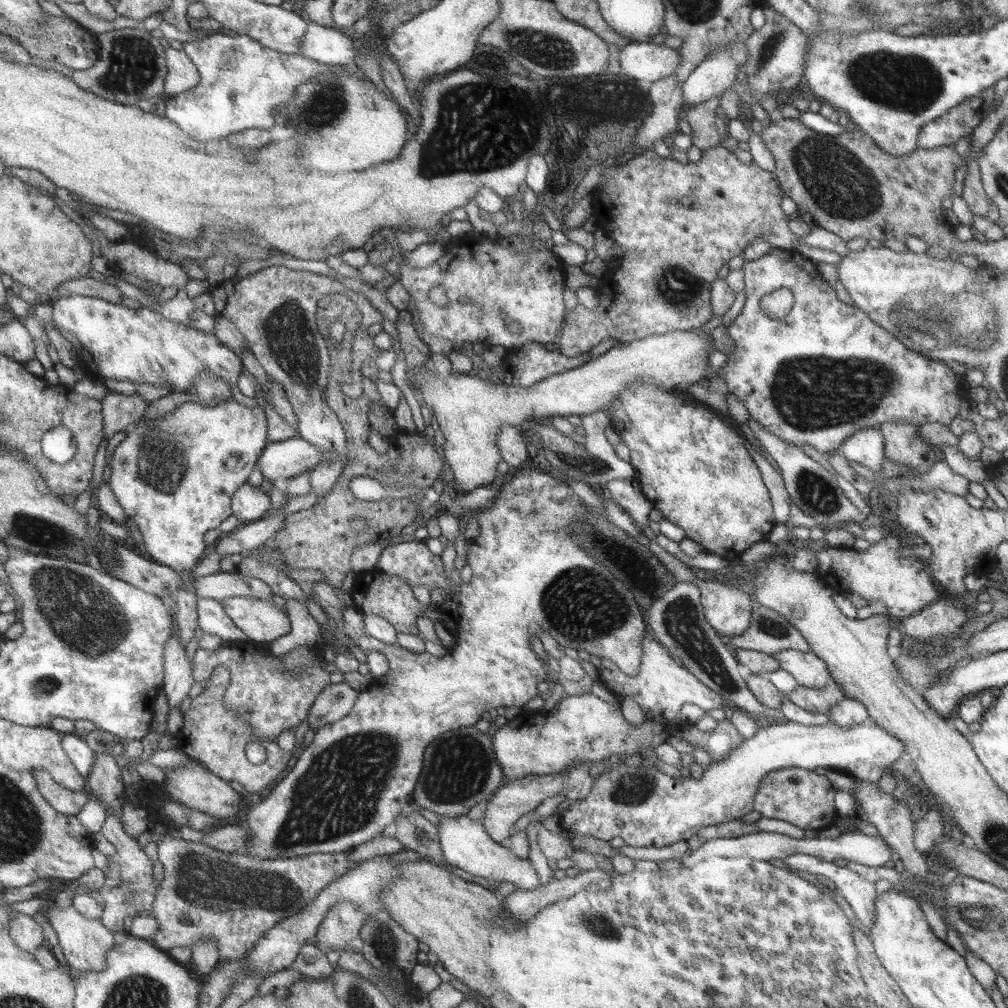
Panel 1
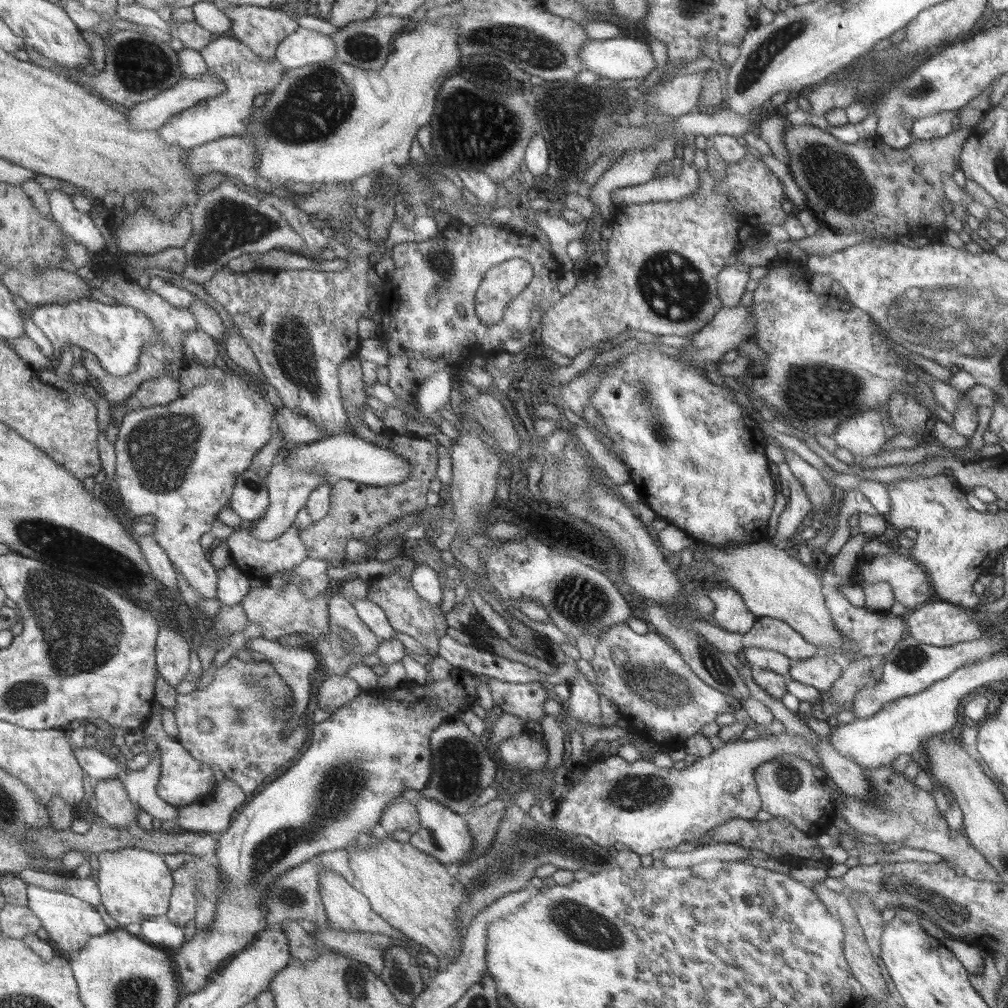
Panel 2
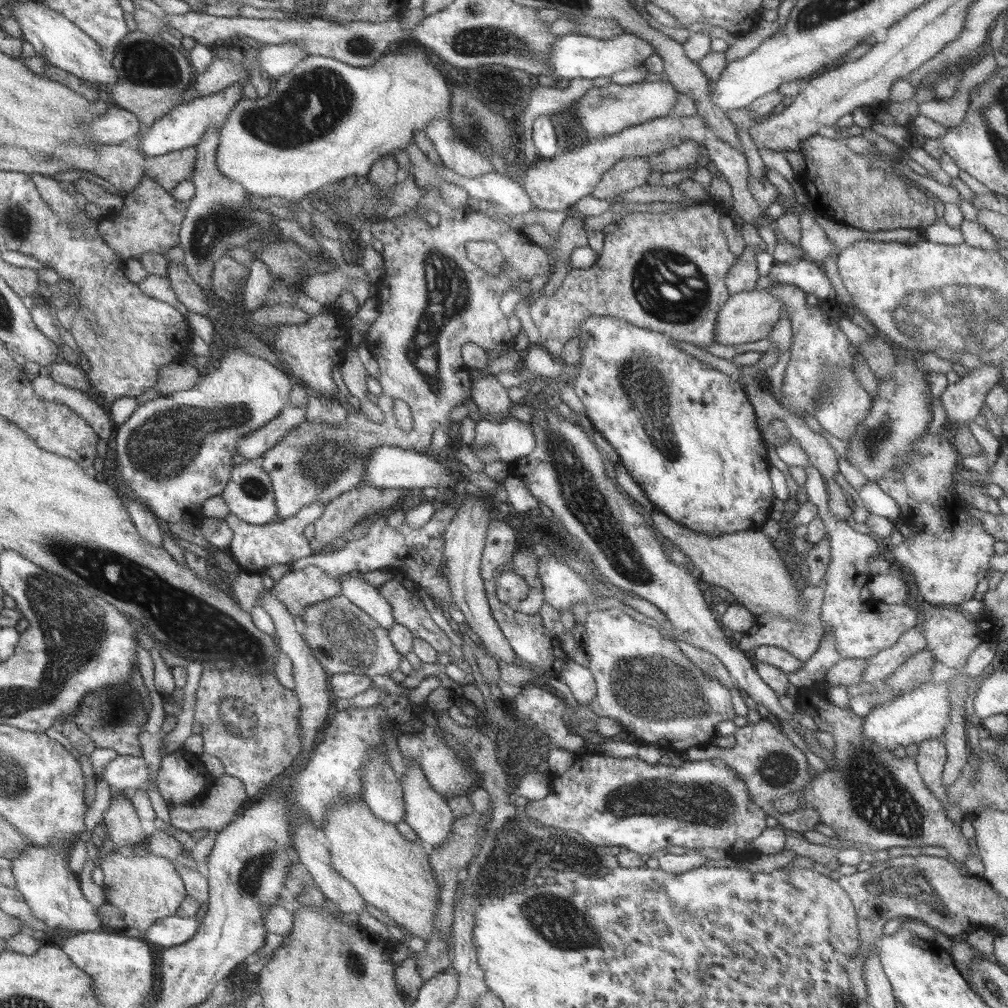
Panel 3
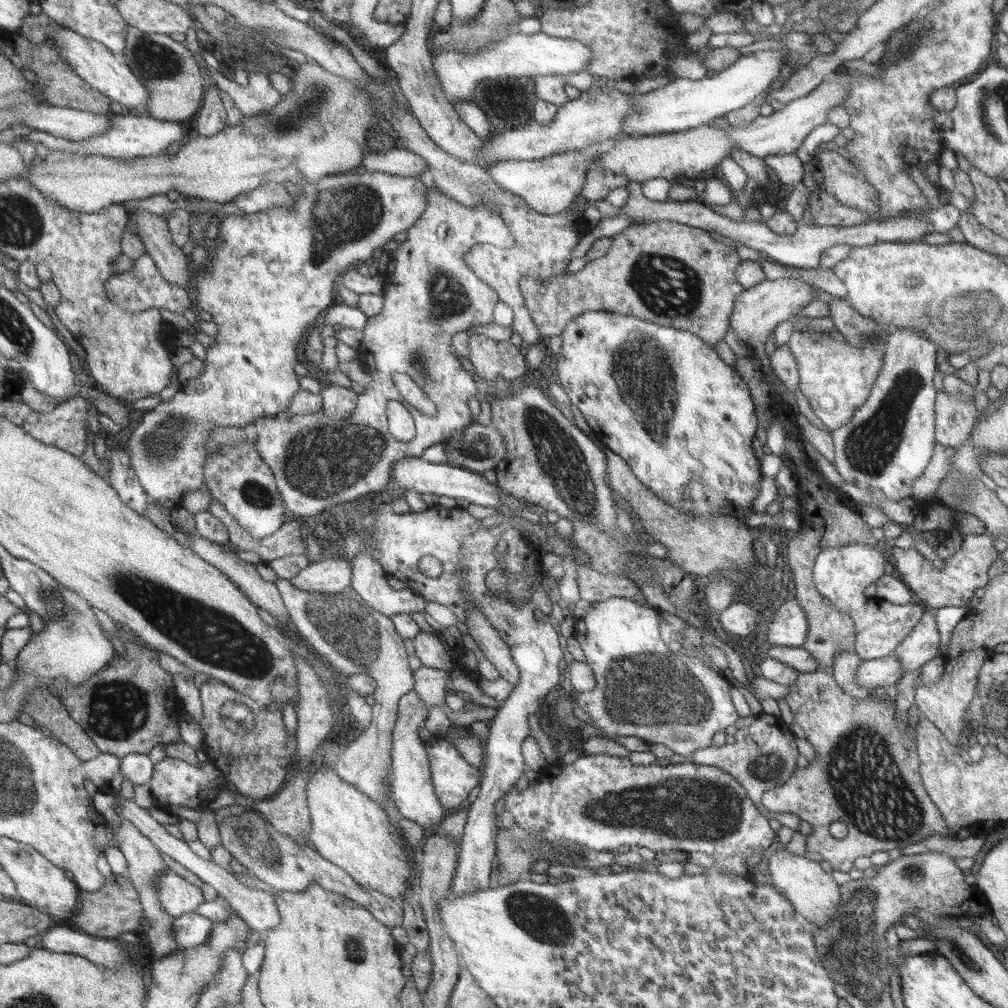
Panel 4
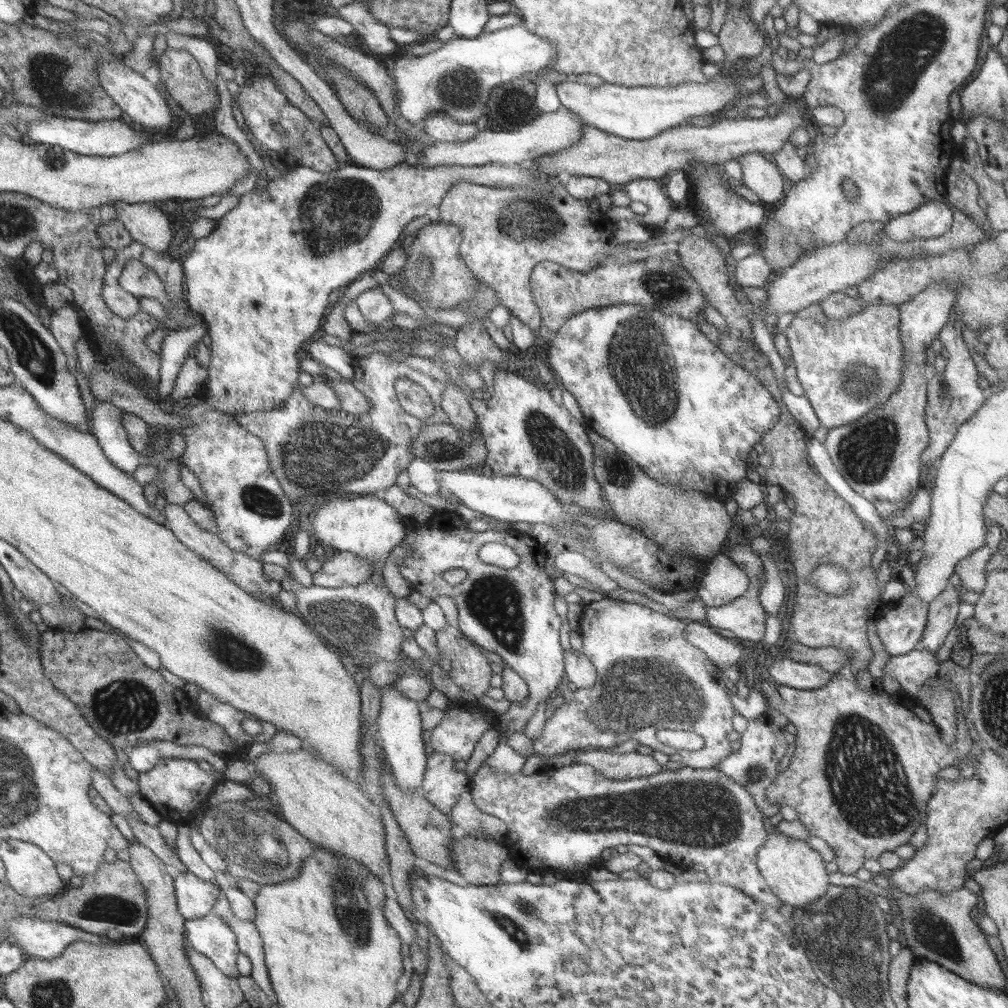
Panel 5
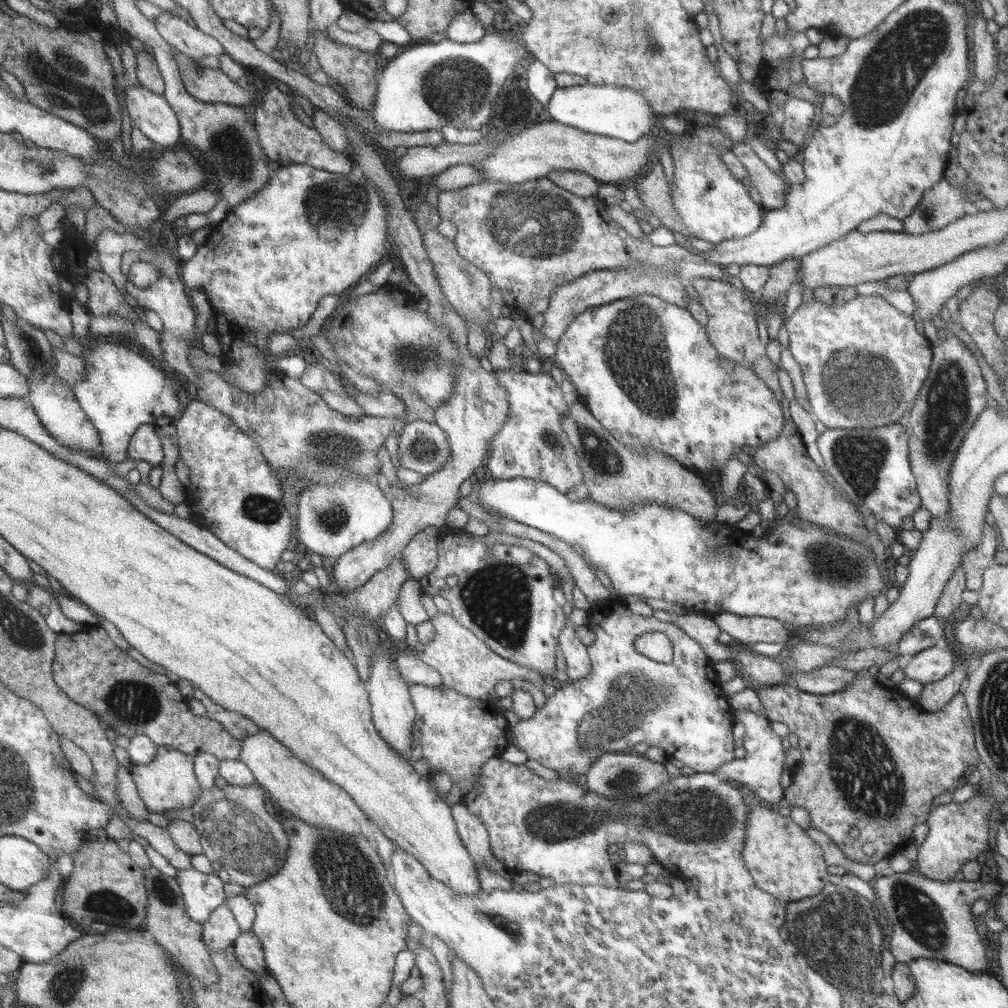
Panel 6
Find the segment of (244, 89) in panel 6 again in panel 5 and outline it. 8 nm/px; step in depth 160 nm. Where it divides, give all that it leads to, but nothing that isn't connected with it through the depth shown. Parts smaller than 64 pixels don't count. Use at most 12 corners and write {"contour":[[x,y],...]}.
{"contour":[[168,47],[159,80],[191,115],[214,112],[217,86],[196,59]]}

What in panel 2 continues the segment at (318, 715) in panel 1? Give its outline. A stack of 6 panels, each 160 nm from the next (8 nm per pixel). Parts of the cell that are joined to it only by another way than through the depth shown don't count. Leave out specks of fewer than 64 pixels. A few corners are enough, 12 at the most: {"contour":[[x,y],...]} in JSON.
{"contour":[[329,675],[316,702],[335,712],[364,690],[349,676]]}

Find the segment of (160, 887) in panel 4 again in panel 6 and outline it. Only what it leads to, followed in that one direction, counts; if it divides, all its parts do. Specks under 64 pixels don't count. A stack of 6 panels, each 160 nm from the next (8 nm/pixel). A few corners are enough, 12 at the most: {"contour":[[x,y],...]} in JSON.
{"contour":[[179,867],[185,913],[196,923],[225,904],[225,877]]}

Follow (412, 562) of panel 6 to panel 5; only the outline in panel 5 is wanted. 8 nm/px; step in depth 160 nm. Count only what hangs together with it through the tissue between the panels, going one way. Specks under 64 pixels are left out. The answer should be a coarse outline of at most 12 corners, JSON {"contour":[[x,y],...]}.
{"contour":[[404,540],[383,568],[385,585],[396,597],[408,597],[413,584],[399,571],[411,545]]}

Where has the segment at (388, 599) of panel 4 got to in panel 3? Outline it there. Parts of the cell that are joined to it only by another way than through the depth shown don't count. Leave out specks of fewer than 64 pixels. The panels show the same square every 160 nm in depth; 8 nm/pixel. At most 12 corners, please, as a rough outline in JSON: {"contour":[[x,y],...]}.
{"contour":[[362,573],[344,576],[342,595],[382,628],[396,622],[391,603]]}

